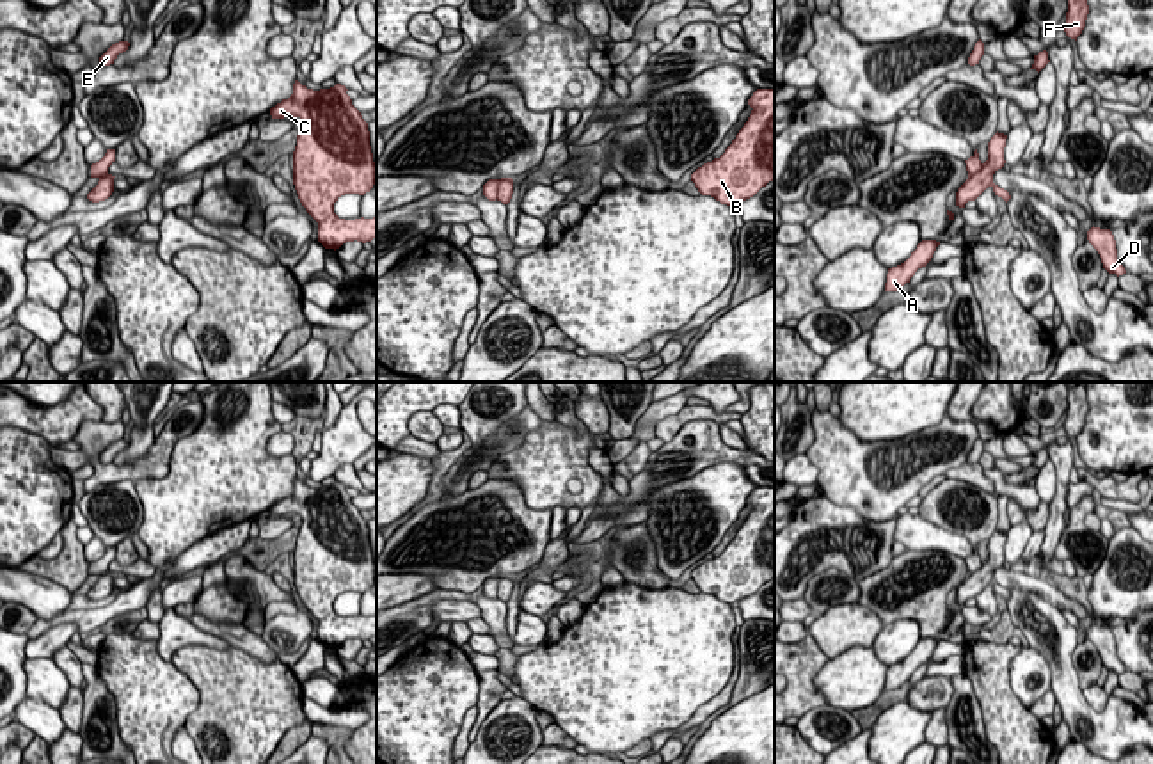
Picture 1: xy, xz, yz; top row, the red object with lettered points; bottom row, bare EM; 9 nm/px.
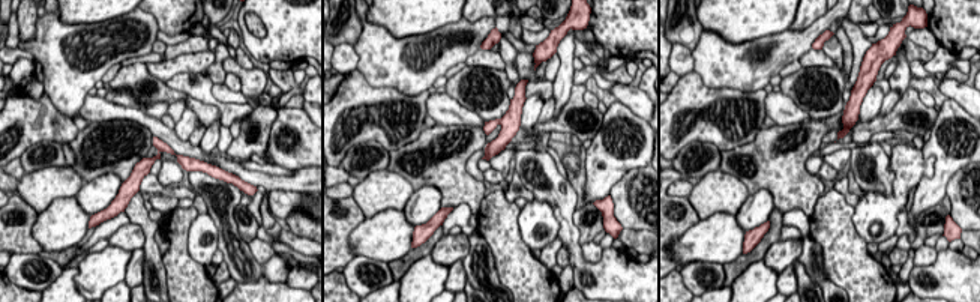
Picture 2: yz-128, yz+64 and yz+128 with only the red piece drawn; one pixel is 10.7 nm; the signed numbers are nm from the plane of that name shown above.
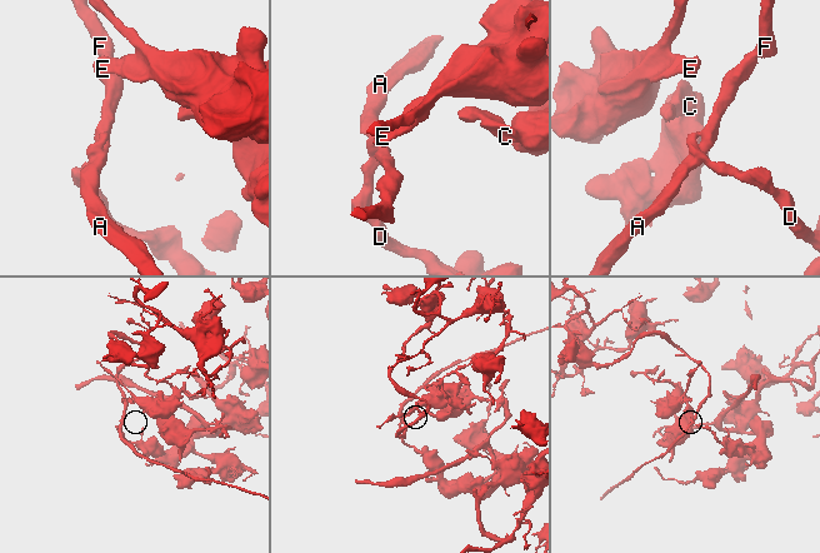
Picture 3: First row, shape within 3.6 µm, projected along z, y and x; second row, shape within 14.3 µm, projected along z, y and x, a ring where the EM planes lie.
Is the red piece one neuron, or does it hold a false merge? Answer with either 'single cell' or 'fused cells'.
single cell

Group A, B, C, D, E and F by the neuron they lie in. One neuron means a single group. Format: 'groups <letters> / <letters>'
groups A B C D E F

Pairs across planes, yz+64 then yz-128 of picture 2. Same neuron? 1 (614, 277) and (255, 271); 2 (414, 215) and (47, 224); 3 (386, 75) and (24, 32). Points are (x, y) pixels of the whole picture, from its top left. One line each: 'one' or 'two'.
1: one
2: two
3: two

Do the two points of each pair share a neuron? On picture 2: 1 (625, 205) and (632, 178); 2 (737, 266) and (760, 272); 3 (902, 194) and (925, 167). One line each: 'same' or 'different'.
1: same
2: different
3: same

